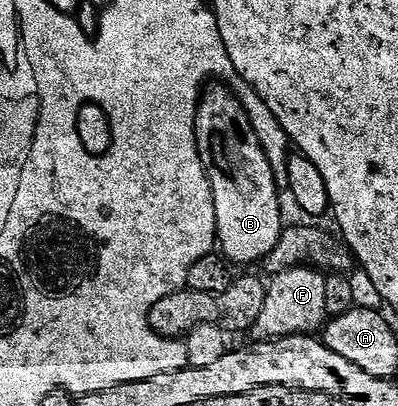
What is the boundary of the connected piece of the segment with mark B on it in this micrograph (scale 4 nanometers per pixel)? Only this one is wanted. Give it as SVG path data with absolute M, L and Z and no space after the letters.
M219 84L216 87L216 90L208 89L199 99L199 113L195 120L195 139L213 192L219 233L217 246L222 257L236 267L237 265L247 266L250 262L259 264L269 252L273 252L273 248L277 248L285 229L283 210L279 207L279 186L275 183L277 175L271 166L271 161L267 158L267 153L263 150L261 137L259 138L254 124L251 123L252 115L250 113L247 115L243 111L242 104L227 91L230 89L226 85Z

